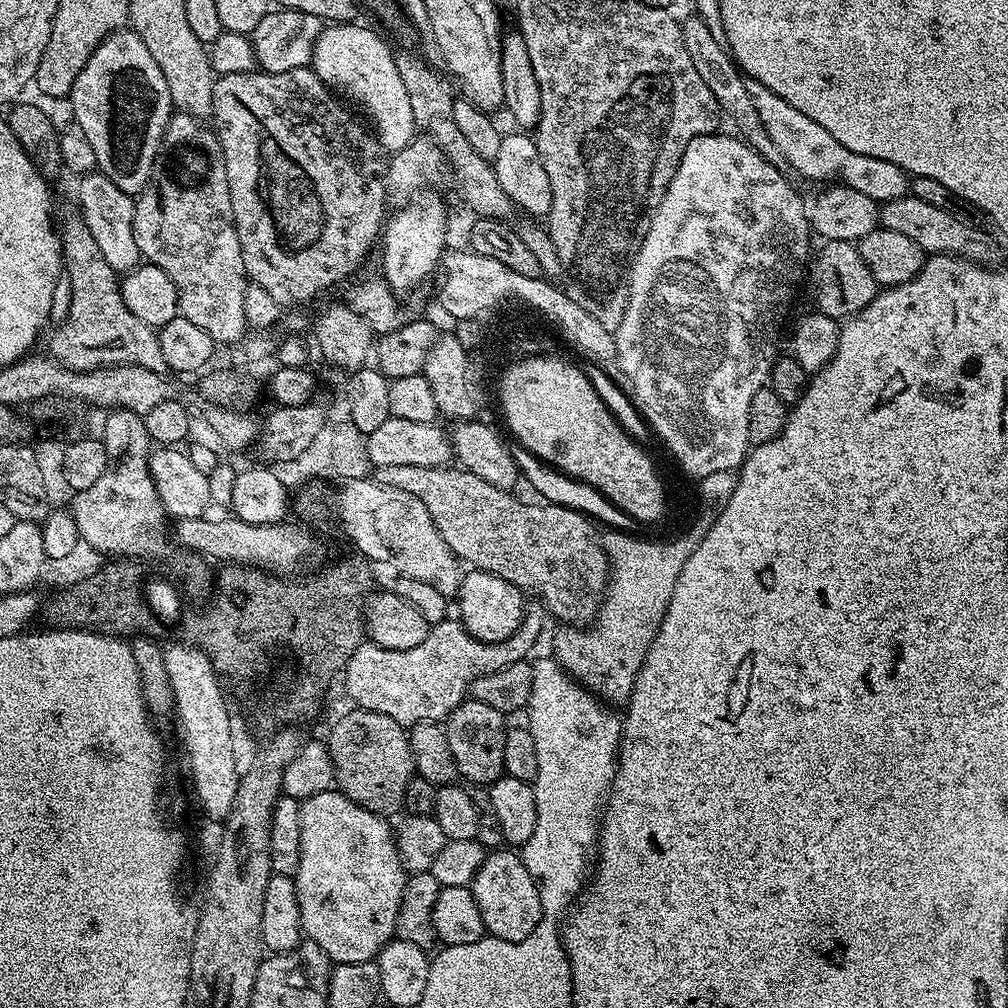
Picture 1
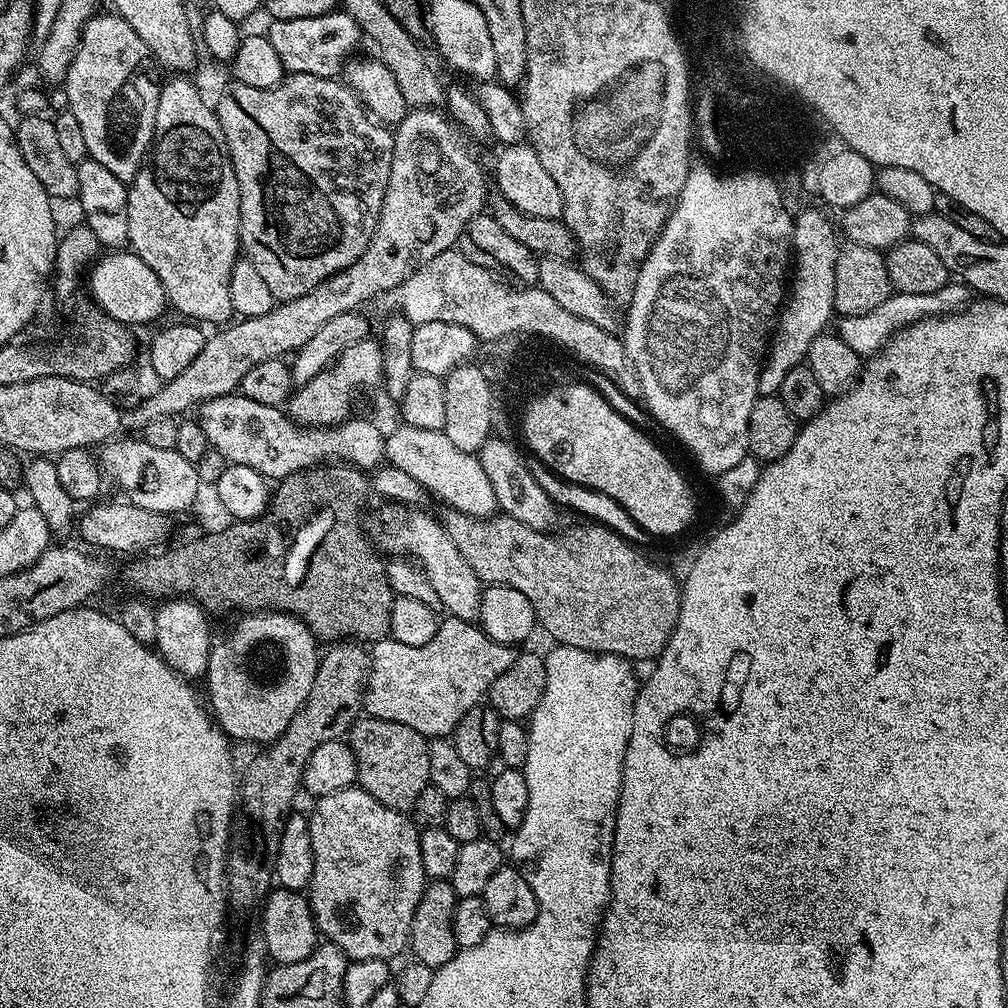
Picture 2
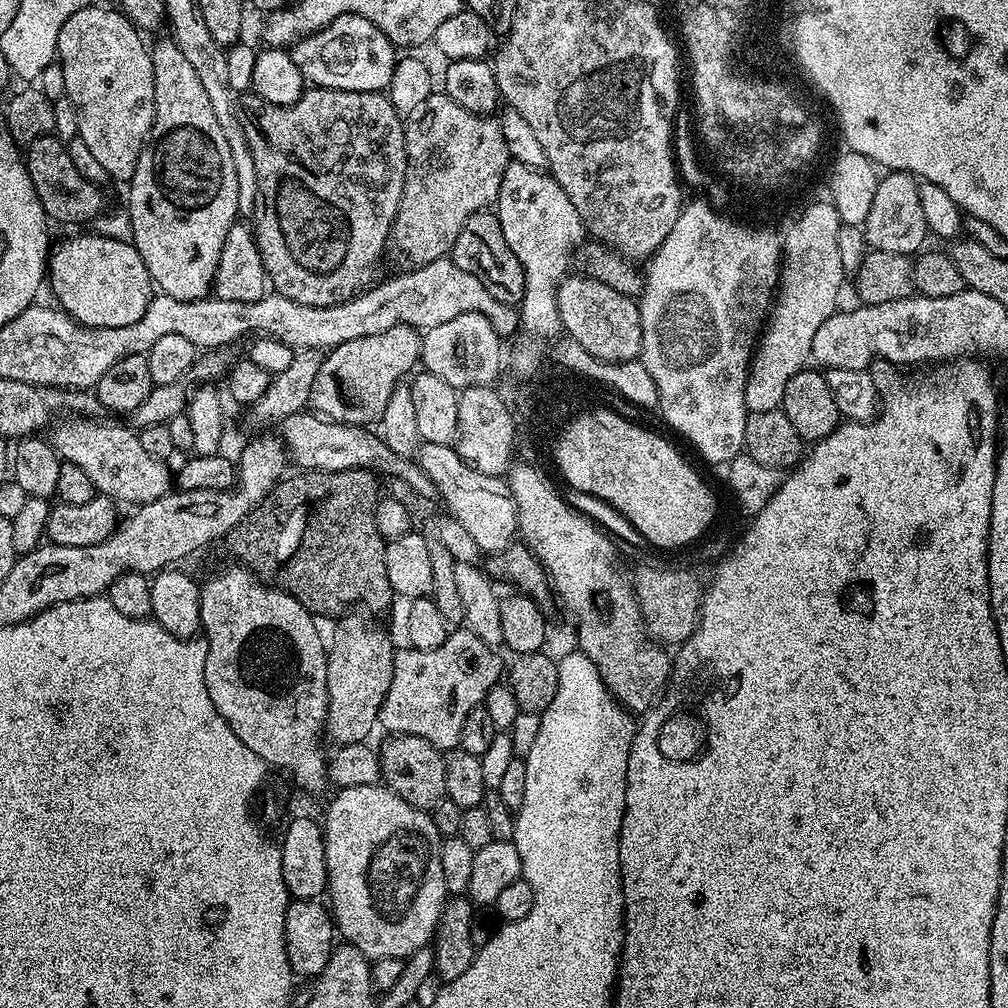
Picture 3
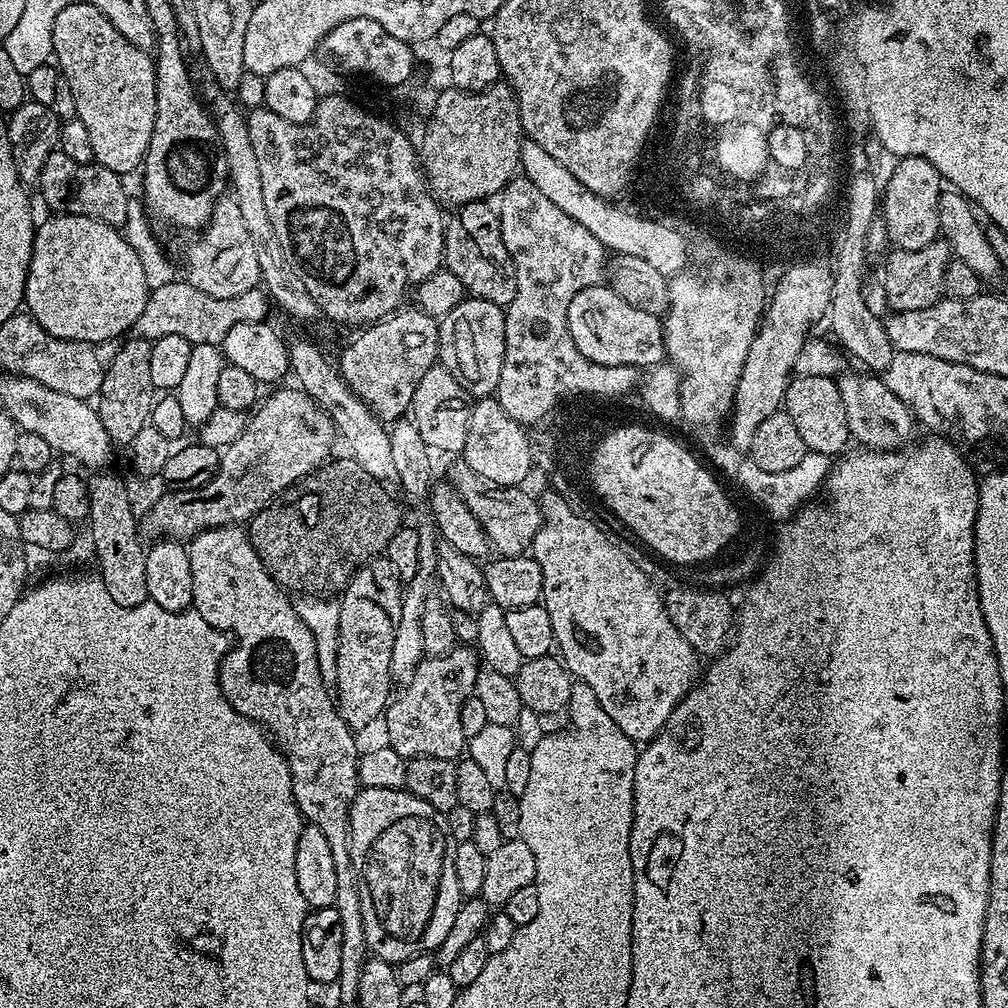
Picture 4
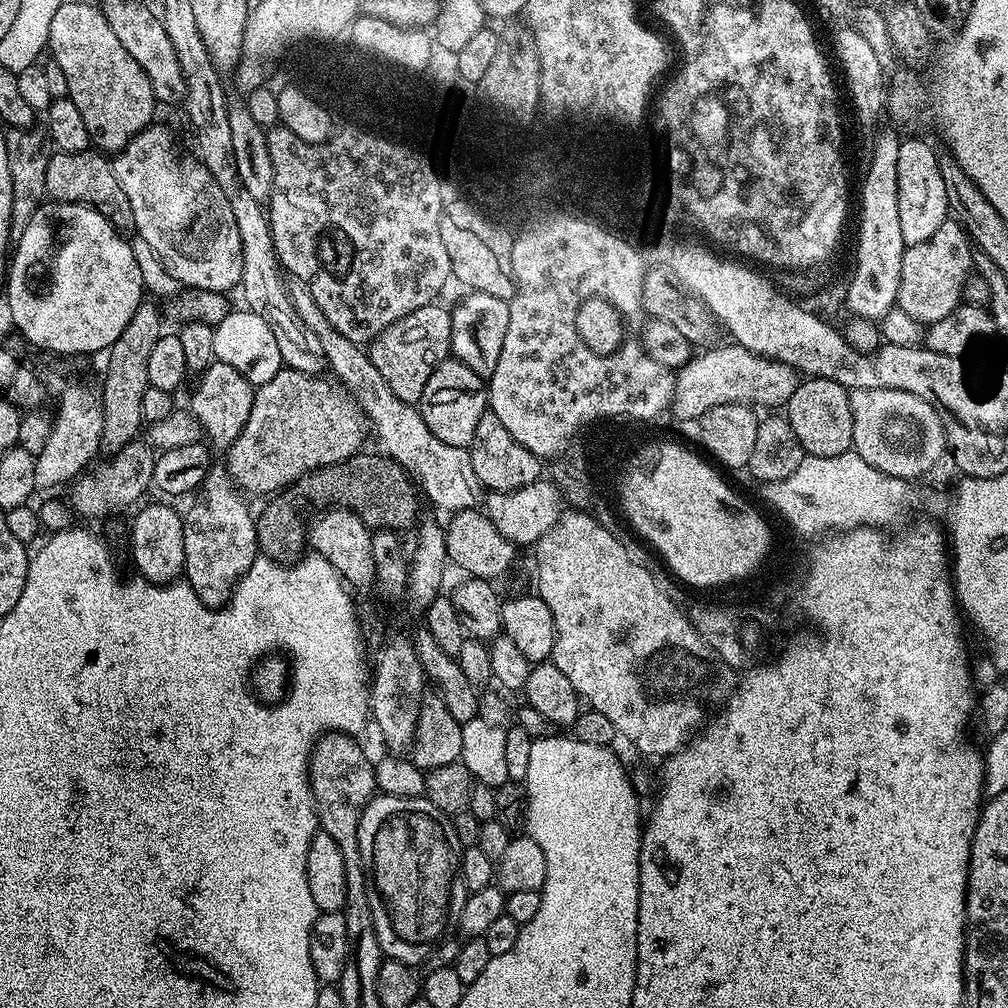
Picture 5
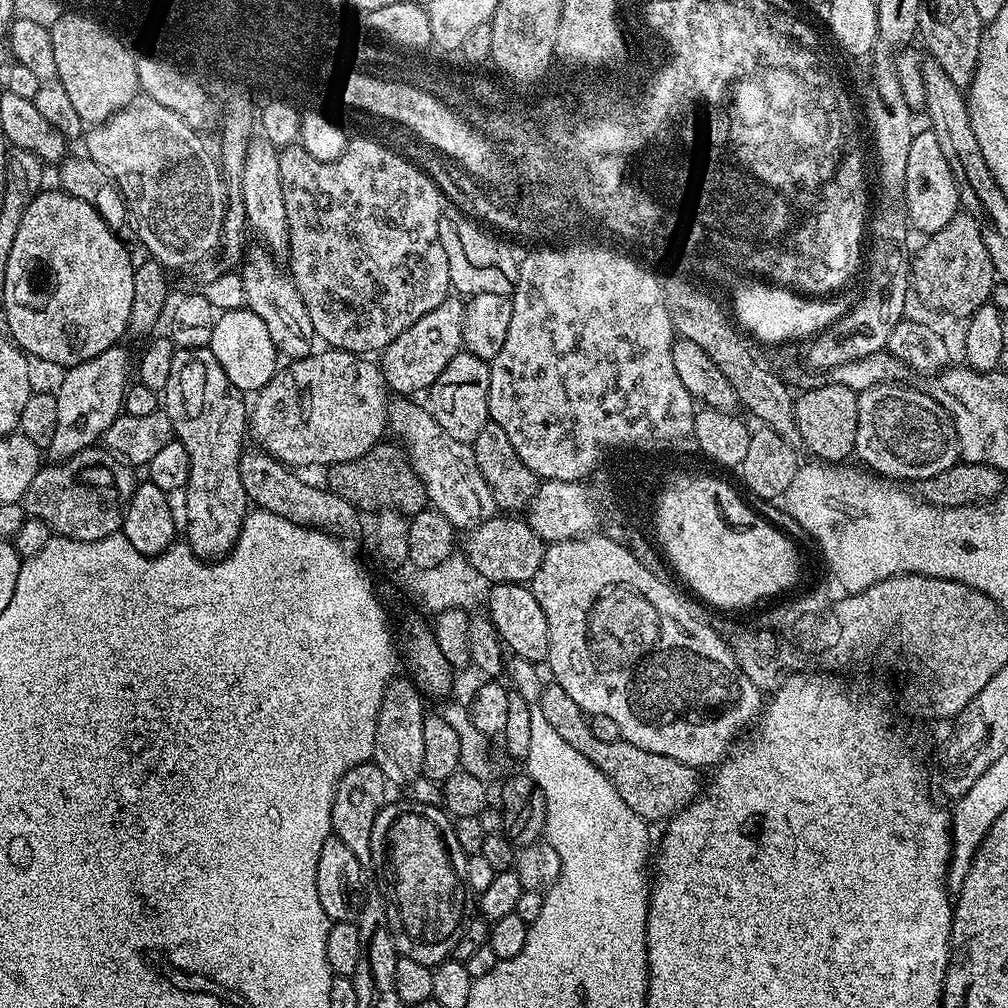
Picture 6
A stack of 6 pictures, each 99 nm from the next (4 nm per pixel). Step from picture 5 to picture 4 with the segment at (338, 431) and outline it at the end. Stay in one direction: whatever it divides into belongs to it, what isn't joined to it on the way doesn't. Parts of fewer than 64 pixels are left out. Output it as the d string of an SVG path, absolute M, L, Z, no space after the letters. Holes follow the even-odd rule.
M284 387L269 391L272 393L265 400L263 397L259 401L258 407L248 416L246 430L242 430L236 441L220 452L220 465L210 482L197 488L165 491L165 496L160 496L153 502L148 517L145 520L143 517L142 520L143 527L144 524L148 527L152 538L171 538L184 542L205 528L243 525L262 509L267 508L273 498L281 496L290 485L301 480L303 476L309 476L315 468L320 467L333 455L332 443L337 443L338 433L331 417L301 387Z

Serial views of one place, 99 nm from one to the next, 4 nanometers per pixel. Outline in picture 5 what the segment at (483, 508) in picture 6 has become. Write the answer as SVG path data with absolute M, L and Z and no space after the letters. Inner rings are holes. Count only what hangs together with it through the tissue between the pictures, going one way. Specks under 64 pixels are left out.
M289 279L287 289L298 318L318 336L331 375L344 385L353 400L360 405L360 411L364 413L371 431L372 428L376 431L384 447L381 448L383 455L404 467L419 486L423 497L426 500L428 498L434 507L441 508L447 514L476 508L482 500L482 485L474 474L471 451L458 446L446 446L442 438L434 438L434 434L430 434L426 422L420 416L419 407L402 402L402 398L390 390L388 380L382 378L382 370L374 366L367 351L361 345L350 342L350 338L342 338L342 334L338 334L330 322L326 322L326 316L301 280Z

